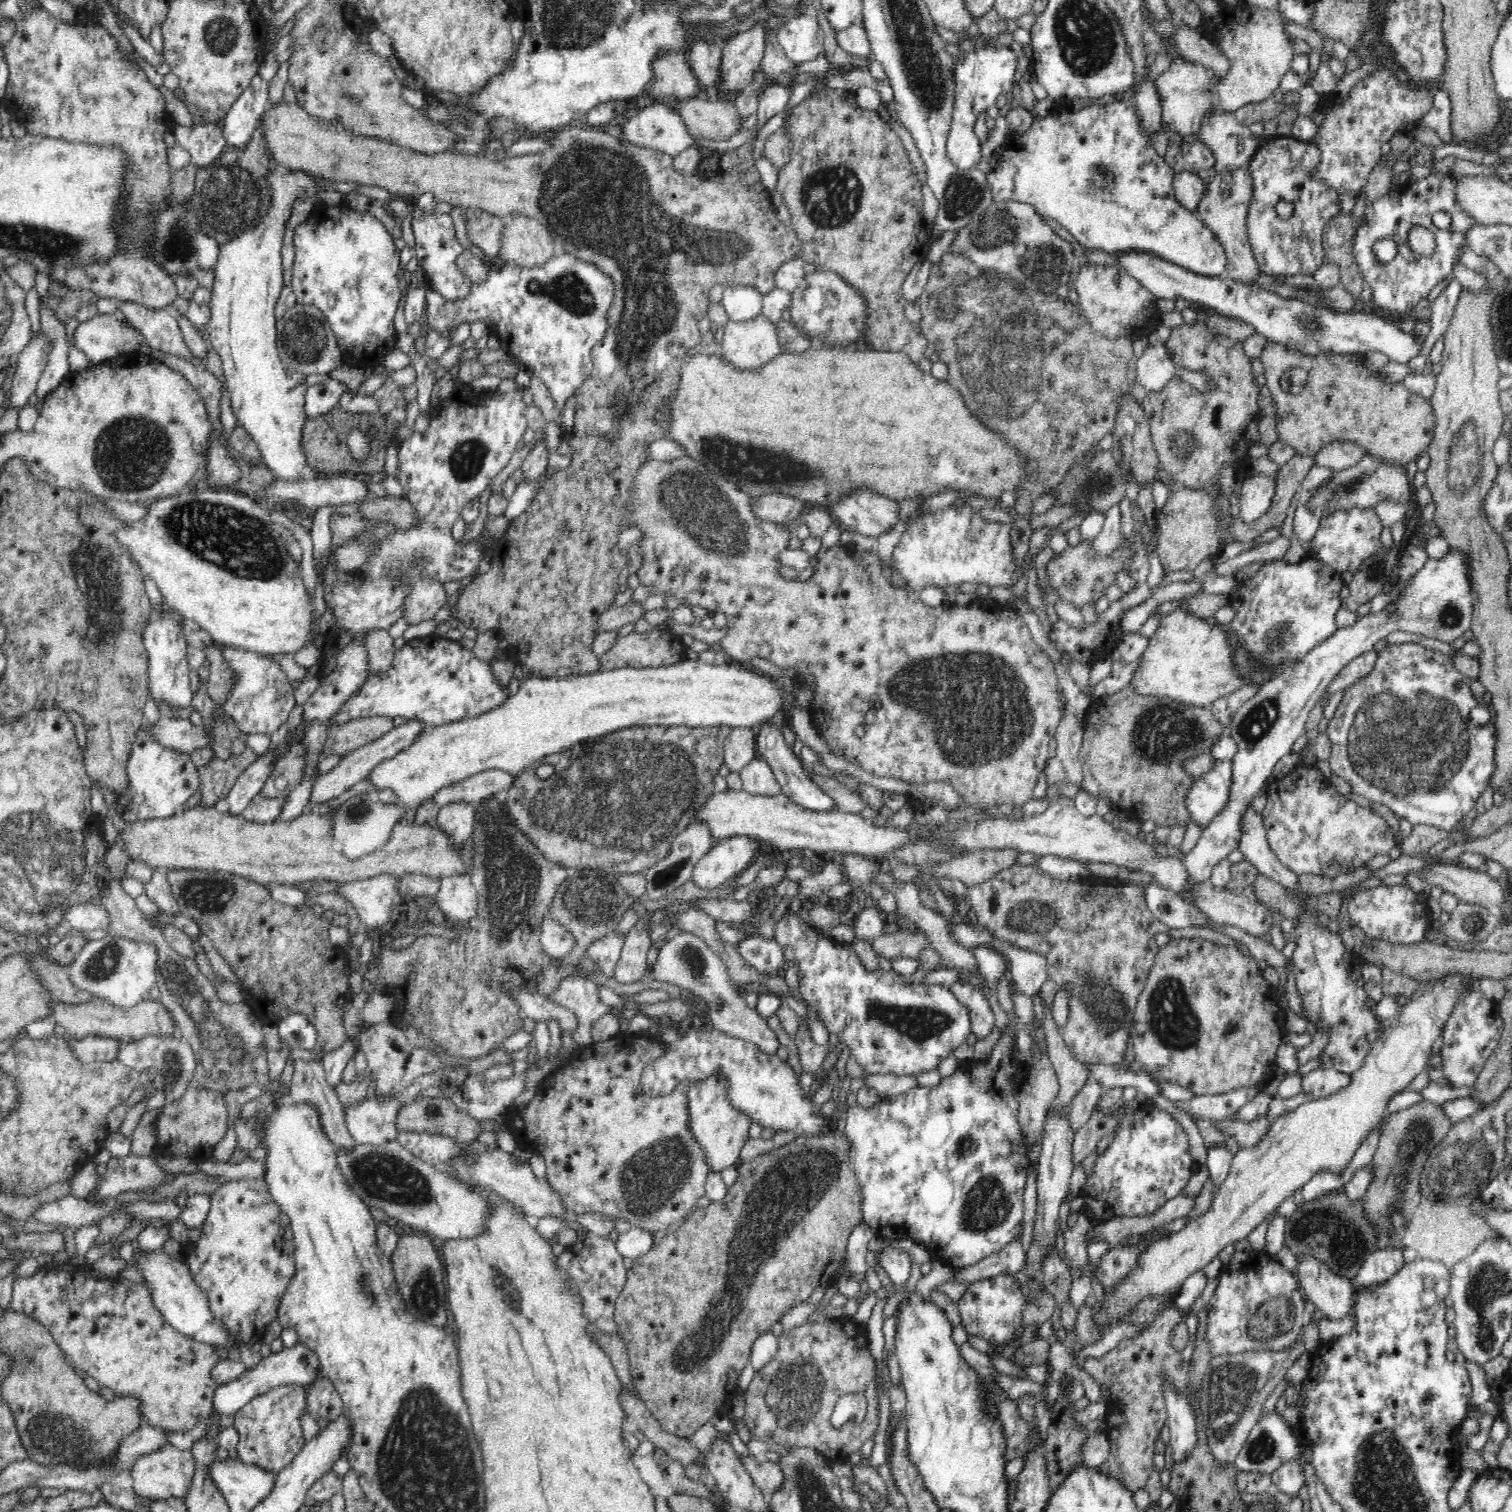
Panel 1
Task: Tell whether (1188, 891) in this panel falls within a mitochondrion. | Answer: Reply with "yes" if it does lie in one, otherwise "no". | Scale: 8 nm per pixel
no

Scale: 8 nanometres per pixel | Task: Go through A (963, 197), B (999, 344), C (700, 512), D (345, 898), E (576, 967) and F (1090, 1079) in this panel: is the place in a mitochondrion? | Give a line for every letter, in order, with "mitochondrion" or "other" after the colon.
A: mitochondrion
B: mitochondrion
C: mitochondrion
D: other
E: other
F: other

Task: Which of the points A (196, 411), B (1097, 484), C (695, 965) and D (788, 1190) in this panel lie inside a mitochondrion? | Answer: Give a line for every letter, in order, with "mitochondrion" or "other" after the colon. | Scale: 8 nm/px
A: other
B: mitochondrion
C: mitochondrion
D: mitochondrion

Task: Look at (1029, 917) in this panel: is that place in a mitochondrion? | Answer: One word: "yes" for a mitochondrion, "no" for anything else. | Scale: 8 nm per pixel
yes

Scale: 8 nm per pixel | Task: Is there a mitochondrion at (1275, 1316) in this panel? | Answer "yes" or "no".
yes

